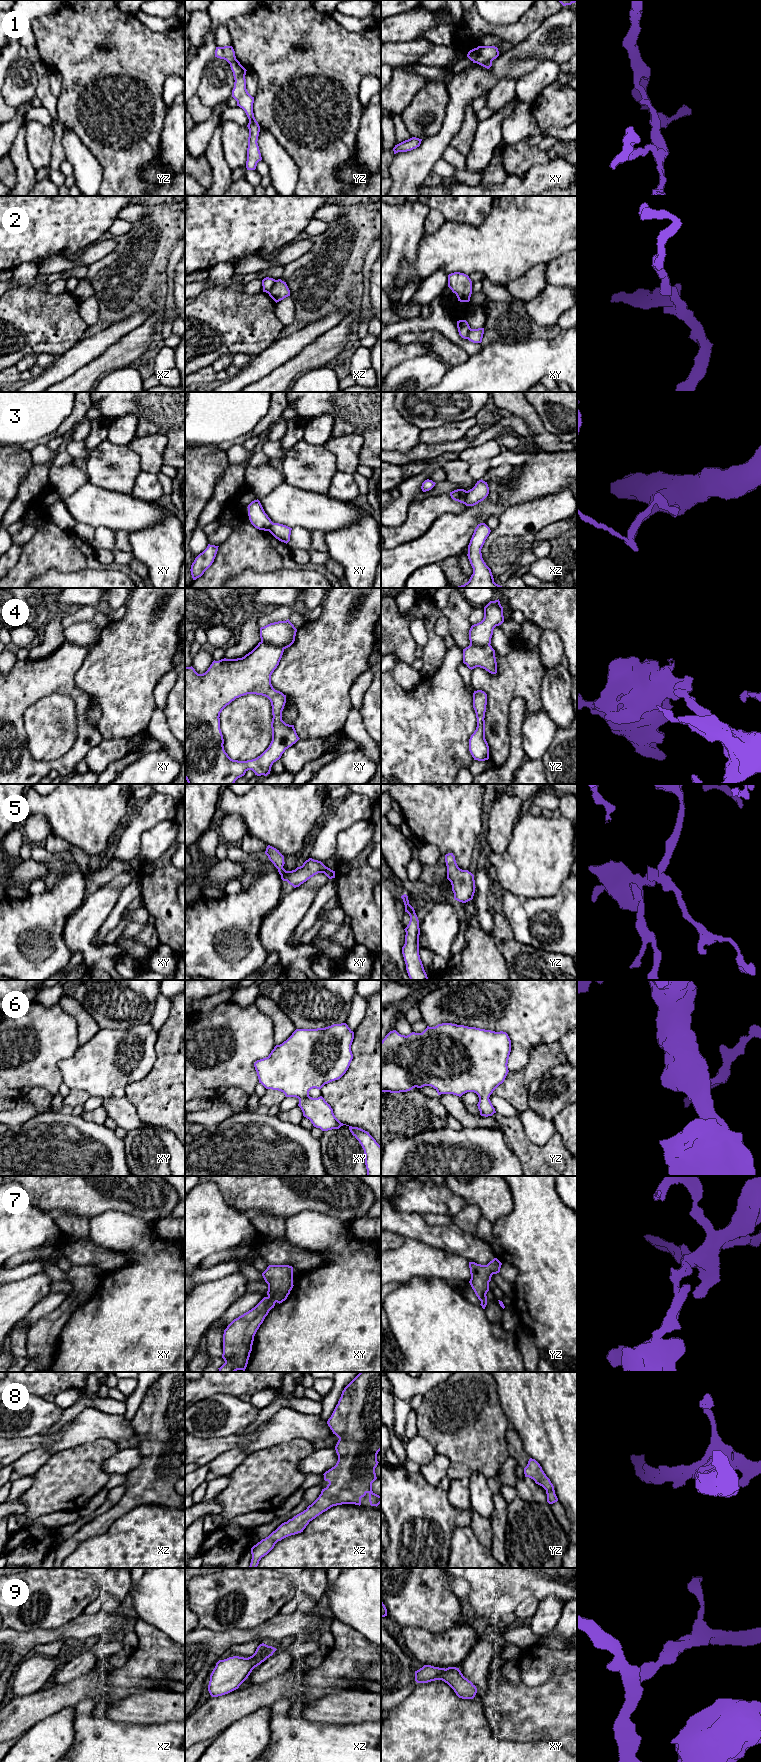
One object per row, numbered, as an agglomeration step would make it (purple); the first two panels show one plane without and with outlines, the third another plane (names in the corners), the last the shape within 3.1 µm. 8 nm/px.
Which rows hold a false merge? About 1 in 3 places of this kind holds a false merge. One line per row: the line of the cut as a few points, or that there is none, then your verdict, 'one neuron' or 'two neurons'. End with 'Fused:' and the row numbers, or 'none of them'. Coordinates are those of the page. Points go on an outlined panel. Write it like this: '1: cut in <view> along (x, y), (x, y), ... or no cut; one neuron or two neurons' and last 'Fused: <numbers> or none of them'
1: cut in xy along (491, 60), (479, 64); two neurons
2: cut in xz along (276, 280), (267, 292); two neurons
3: cut in xz along (467, 491), (464, 503); two neurons
4: cut in xy along (261, 640), (283, 649); two neurons
5: no cut; one neuron
6: no cut; one neuron
7: no cut; one neuron
8: no cut; one neuron
9: no cut; one neuron
Fused: 1, 2, 3, 4

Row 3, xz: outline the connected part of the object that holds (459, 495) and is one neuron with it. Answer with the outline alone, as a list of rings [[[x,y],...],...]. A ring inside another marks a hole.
[[[457,489],[457,490],[450,492],[450,496],[453,500],[465,504],[466,492],[467,491],[464,489]]]

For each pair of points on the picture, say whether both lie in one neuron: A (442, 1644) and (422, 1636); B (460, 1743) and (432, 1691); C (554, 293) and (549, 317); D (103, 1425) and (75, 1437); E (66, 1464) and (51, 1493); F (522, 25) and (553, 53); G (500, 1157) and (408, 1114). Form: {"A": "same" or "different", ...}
{"A": "same", "B": "same", "C": "same", "D": "same", "E": "same", "F": "different", "G": "different"}

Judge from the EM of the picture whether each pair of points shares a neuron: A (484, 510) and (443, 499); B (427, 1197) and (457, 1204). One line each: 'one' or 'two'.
A: two
B: one

